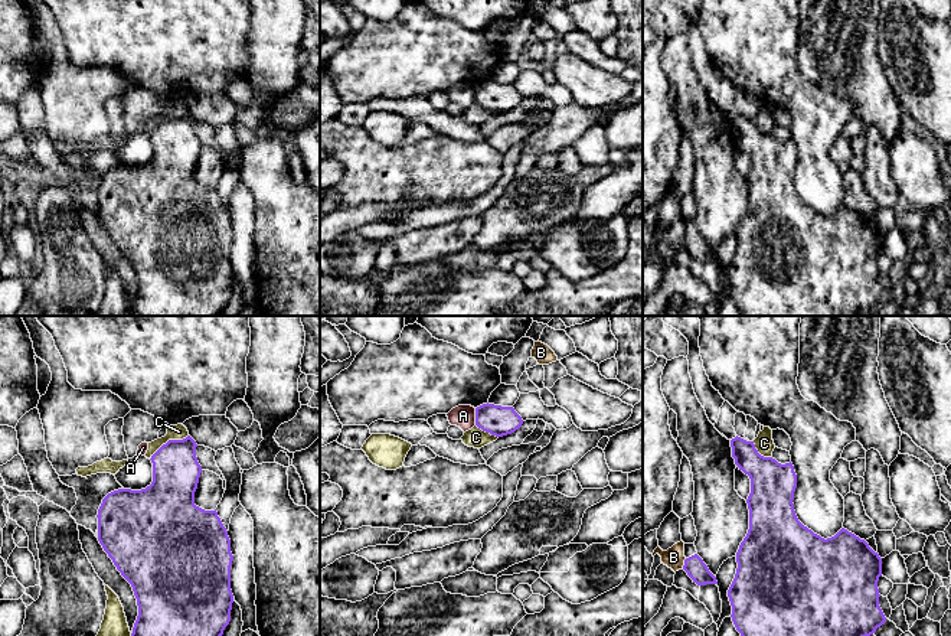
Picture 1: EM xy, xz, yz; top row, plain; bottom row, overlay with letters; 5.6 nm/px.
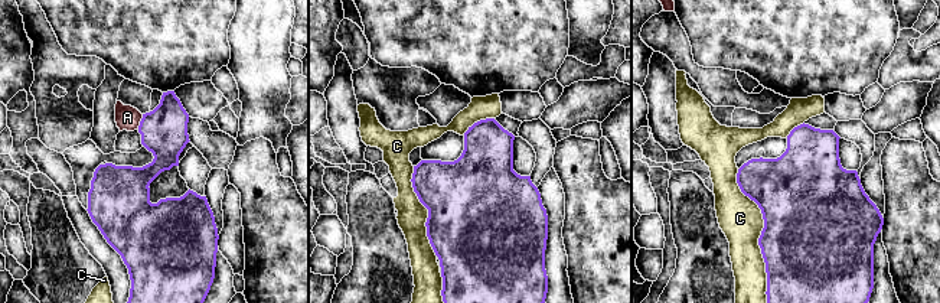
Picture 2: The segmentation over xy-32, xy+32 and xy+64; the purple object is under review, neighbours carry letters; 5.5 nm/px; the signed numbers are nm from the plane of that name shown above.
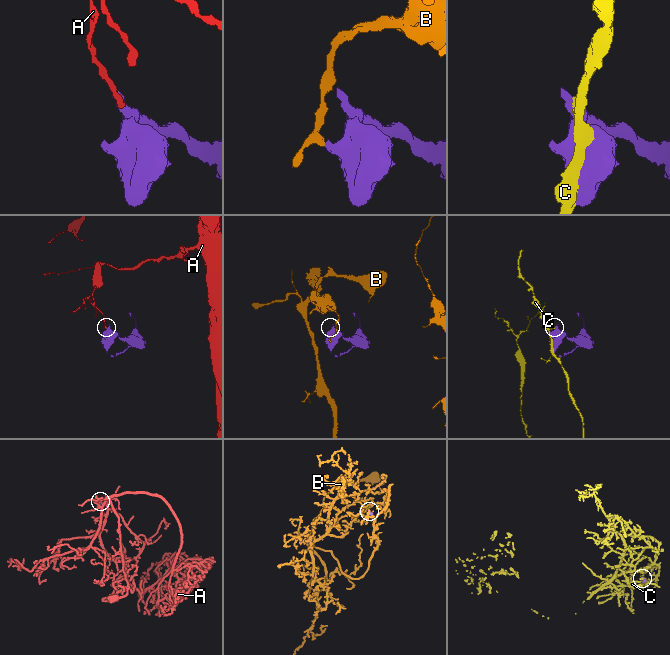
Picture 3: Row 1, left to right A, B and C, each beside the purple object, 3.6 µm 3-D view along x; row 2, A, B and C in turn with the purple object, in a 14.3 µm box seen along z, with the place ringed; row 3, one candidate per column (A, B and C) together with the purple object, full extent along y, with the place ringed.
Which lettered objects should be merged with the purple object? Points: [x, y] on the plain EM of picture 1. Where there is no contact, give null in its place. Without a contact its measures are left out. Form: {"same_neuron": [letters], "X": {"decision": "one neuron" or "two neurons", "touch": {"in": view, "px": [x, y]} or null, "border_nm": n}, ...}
{"same_neuron": [], "A": {"decision": "two neurons", "touch": {"in": "xz", "px": [476, 94]}, "border_nm": 100}, "B": {"decision": "two neurons", "touch": {"in": "yz", "px": [685, 241]}, "border_nm": 70}, "C": {"decision": "two neurons", "touch": {"in": "xy", "px": [169, 117]}, "border_nm": 260}}

